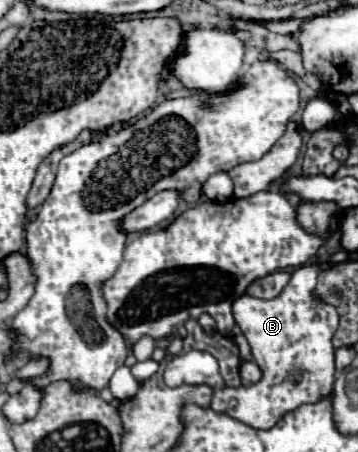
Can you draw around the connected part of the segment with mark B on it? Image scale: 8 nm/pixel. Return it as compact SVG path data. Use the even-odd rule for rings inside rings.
M307 263L293 273L287 287L275 299L267 301L241 295L233 301L235 323L249 341L253 361L261 367L263 377L255 385L217 389L211 401L215 413L225 413L253 429L271 429L287 411L293 411L303 403L315 403L321 395L333 391L335 349L331 339L337 331L337 311L333 305L319 303L311 297L319 273L319 263Z

